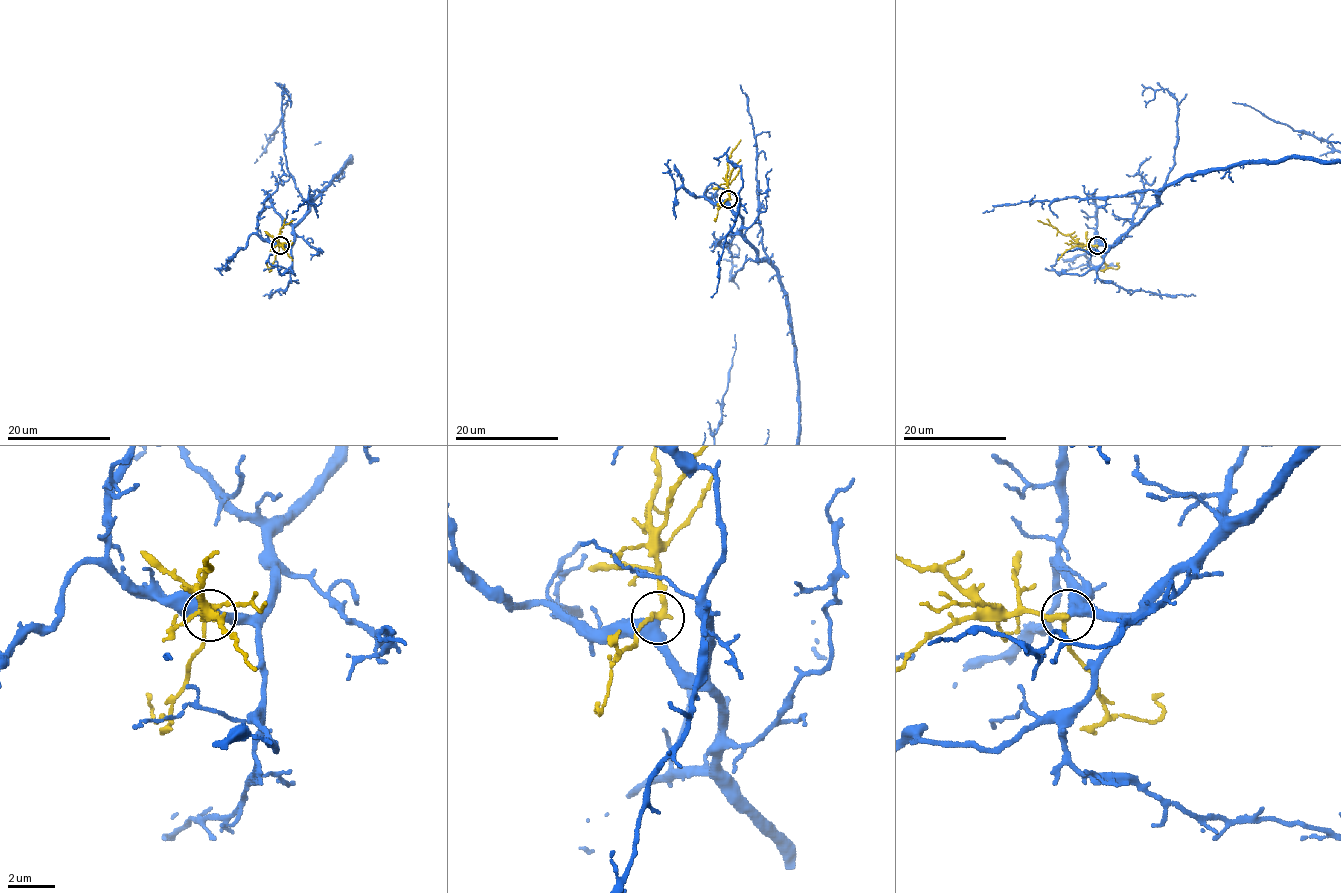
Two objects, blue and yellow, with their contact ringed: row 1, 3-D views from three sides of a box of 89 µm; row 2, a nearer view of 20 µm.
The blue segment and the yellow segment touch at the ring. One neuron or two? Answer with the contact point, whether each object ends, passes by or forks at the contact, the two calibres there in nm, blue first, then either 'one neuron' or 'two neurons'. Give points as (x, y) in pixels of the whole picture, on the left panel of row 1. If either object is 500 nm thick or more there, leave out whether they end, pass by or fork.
at (280, 245); blue passes by; yellow passes by; 400 nm thick on the blue side, 220 nm on the other; one neuron

